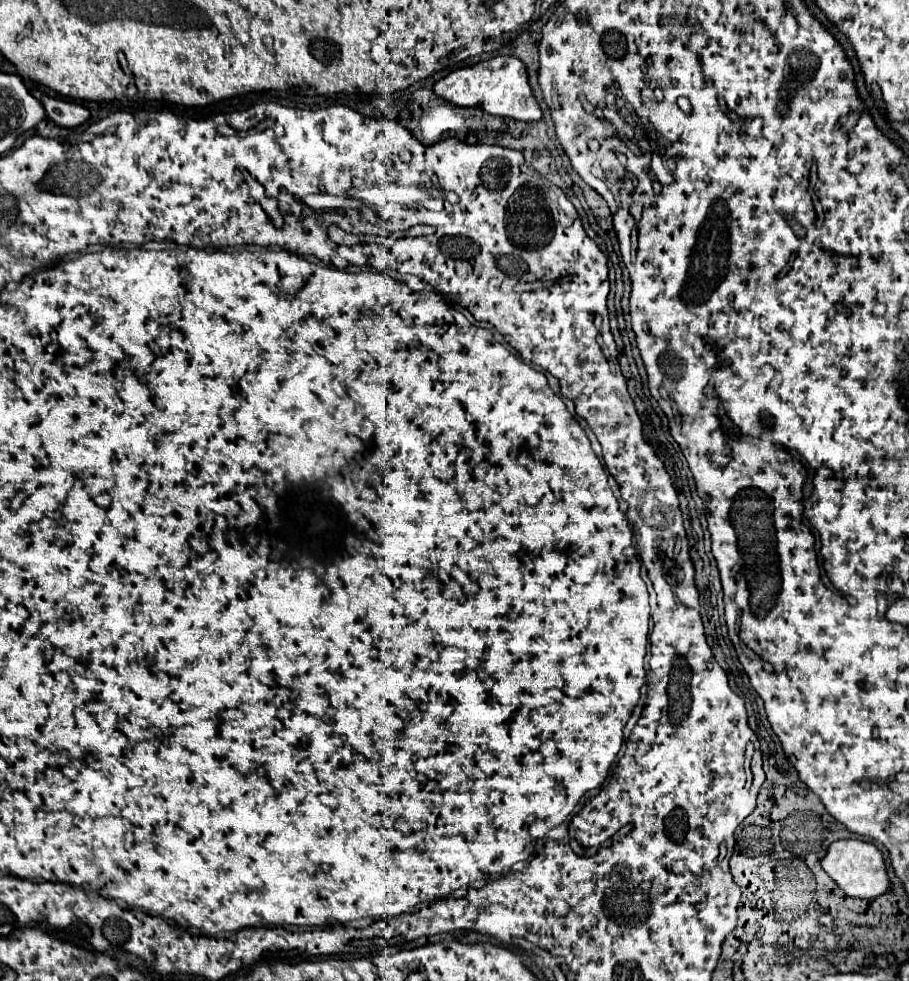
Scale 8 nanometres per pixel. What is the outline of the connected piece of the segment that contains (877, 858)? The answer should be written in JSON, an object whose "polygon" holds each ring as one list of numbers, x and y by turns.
{"polygon":[[836,840,828,846,822,858,822,870,852,898,876,898,888,888,888,876,884,870,882,852,864,840]]}

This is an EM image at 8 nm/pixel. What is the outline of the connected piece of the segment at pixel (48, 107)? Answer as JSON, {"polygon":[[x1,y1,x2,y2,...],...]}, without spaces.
{"polygon":[[44,96,42,106,46,110,48,120,52,120,54,124,64,126,64,128,76,128,76,126,84,124,90,118,88,108,84,108,78,102,68,102,68,100]]}

